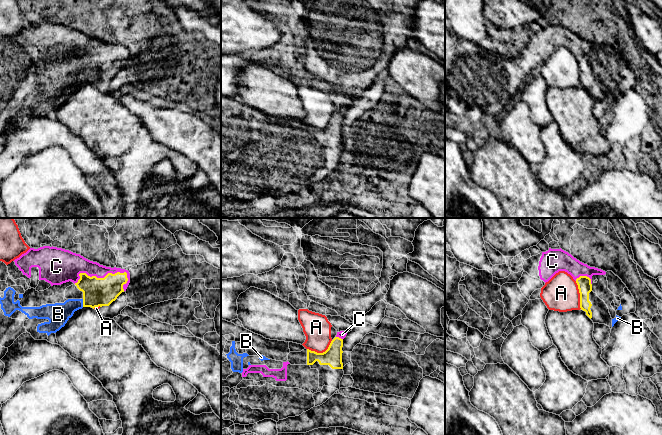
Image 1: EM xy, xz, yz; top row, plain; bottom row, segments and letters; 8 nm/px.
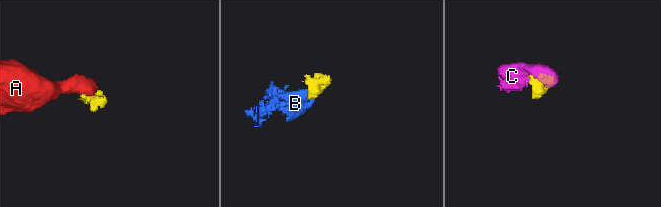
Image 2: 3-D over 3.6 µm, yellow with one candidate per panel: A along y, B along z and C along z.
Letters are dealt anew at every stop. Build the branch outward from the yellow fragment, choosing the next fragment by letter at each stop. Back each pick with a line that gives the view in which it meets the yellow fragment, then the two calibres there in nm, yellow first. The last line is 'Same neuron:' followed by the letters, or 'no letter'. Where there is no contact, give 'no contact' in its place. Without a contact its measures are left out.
B: meets yellow in xy; 220 nm thick on the yellow side, 180 nm on the other
C: meets yellow in xy; 220 nm thick on the yellow side, 180 nm on the other
Same neuron: B, C

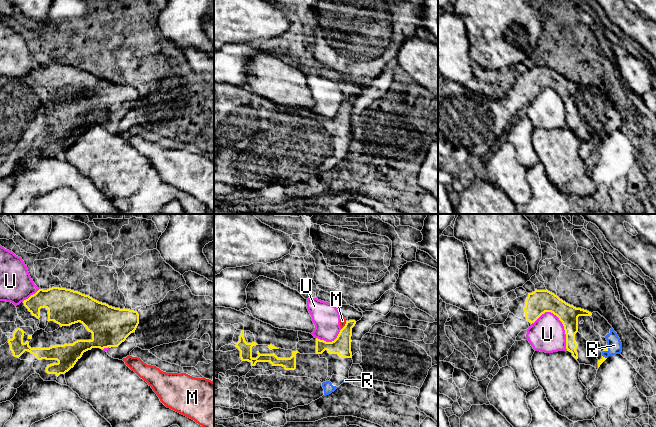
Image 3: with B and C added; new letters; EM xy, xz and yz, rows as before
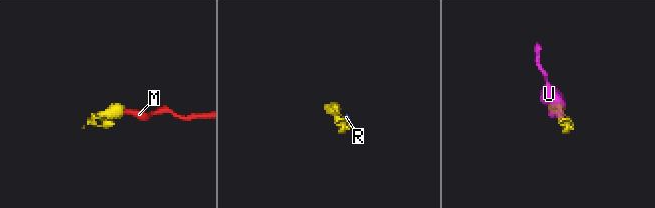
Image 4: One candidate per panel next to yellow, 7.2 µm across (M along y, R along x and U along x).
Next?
R: meets yellow in yz; 30 nm thick on the yellow side, 120 nm on the other
Same neuron: R

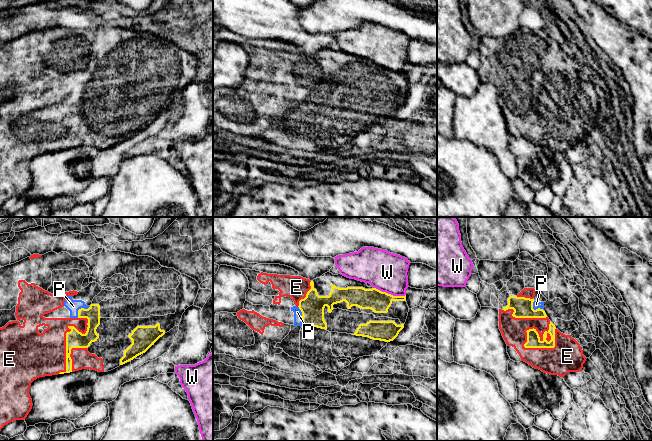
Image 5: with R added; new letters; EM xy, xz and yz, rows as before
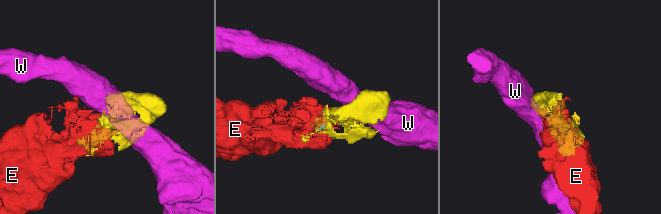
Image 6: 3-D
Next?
E: meets yellow in yz; 110 nm thick on the yellow side, 200 nm on the other
P: meets yellow in xy; 140 nm thick on the yellow side, 100 nm on the other
Same neuron: E, P

